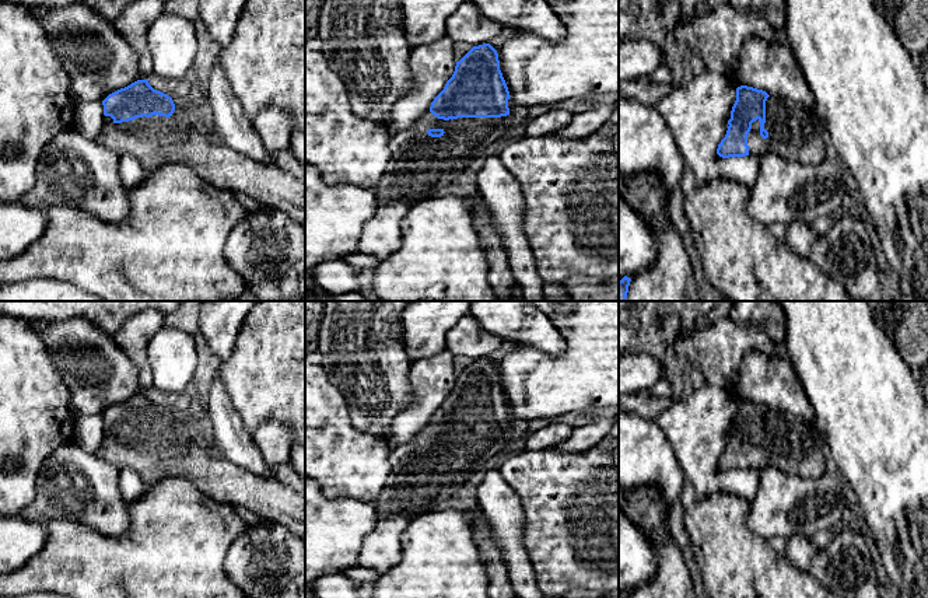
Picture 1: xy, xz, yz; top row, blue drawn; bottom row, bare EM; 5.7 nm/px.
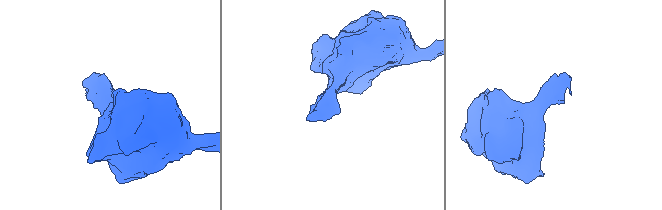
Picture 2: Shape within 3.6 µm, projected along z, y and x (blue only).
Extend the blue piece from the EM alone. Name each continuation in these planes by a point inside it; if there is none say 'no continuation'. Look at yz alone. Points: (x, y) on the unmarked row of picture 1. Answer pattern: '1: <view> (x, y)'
1: yz (792, 443)

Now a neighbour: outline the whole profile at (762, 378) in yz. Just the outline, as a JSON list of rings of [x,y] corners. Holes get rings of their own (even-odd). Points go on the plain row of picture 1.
[[[746,353],[728,392],[736,402],[747,399],[815,422],[813,406],[787,357]]]

